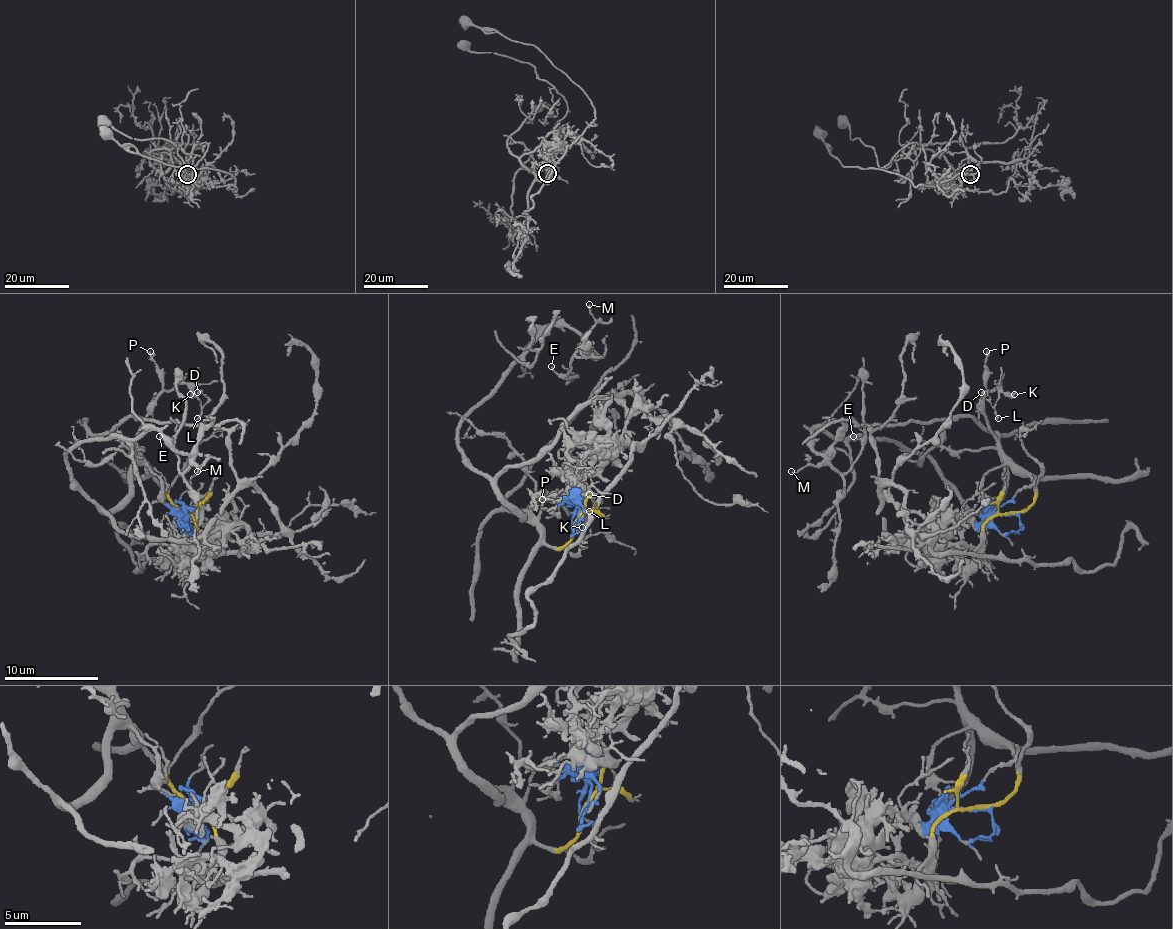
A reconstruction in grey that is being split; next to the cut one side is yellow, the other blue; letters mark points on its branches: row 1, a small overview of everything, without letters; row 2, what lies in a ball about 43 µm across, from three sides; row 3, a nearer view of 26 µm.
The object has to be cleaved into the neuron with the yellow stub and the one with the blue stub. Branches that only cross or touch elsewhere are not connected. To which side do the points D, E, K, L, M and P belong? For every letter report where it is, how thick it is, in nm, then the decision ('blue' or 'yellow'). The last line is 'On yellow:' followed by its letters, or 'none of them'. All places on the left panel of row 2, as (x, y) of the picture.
D: place (197, 392); calibre 150 nm; yellow
E: place (159, 436); calibre 110 nm; yellow
K: place (190, 394); calibre 280 nm; yellow
L: place (197, 418); calibre 150 nm; yellow
M: place (197, 471); calibre 120 nm; yellow
P: place (150, 351); calibre 190 nm; yellow
On yellow: D, E, K, L, M, P

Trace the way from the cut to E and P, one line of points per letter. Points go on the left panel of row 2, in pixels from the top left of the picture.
E: (182, 513), (142, 449), (119, 447), (98, 463), (72, 452), (154, 430), (190, 459), (180, 473), (159, 435)
P: (182, 513), (159, 482), (135, 437), (147, 407), (161, 390), (161, 371), (149, 350)

